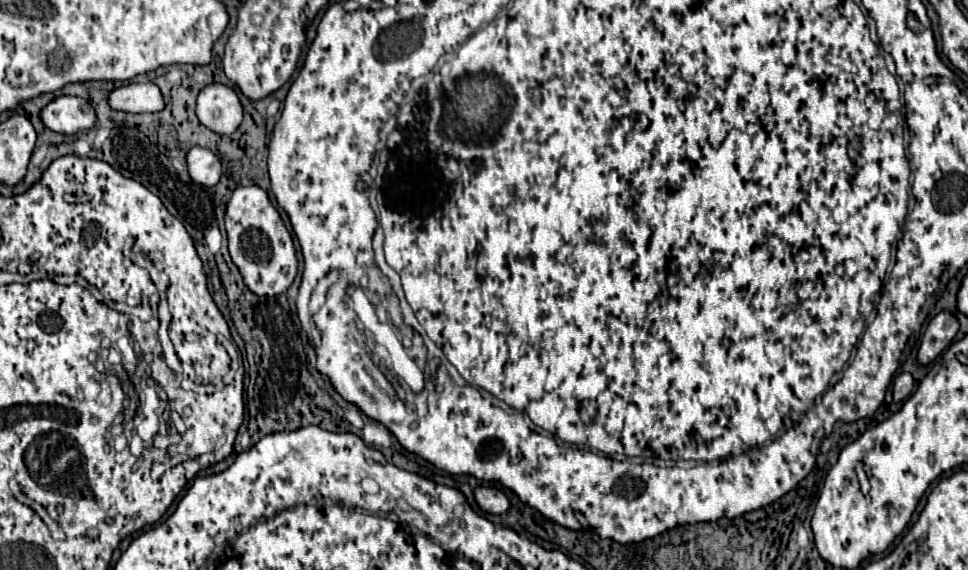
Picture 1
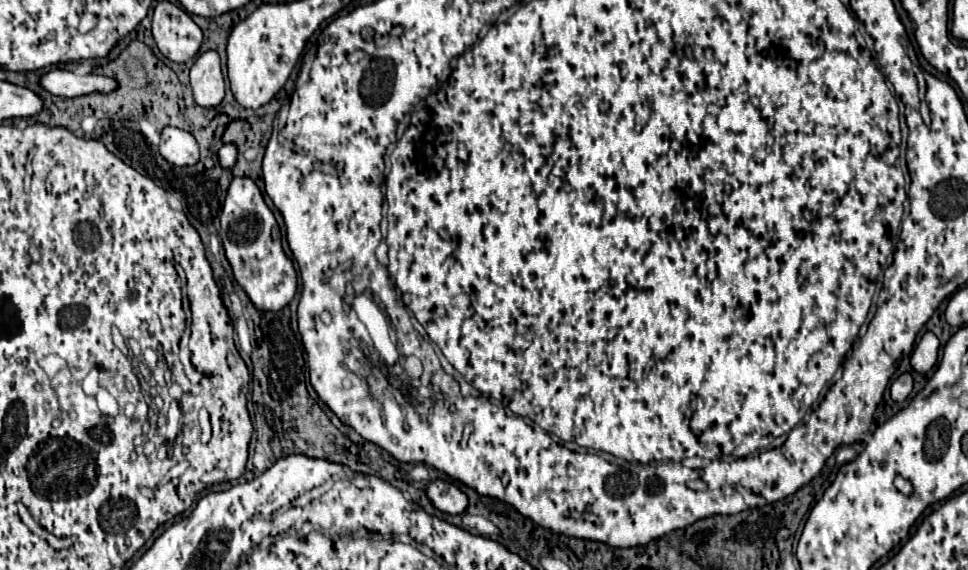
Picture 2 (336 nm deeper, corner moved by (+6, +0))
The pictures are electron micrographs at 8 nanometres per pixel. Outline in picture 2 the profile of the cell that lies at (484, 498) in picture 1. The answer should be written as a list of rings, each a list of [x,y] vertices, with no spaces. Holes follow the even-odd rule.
[[[432,480],[426,486],[426,496],[440,512],[448,512],[448,514],[462,514],[468,506],[466,496],[454,484],[444,480]]]

